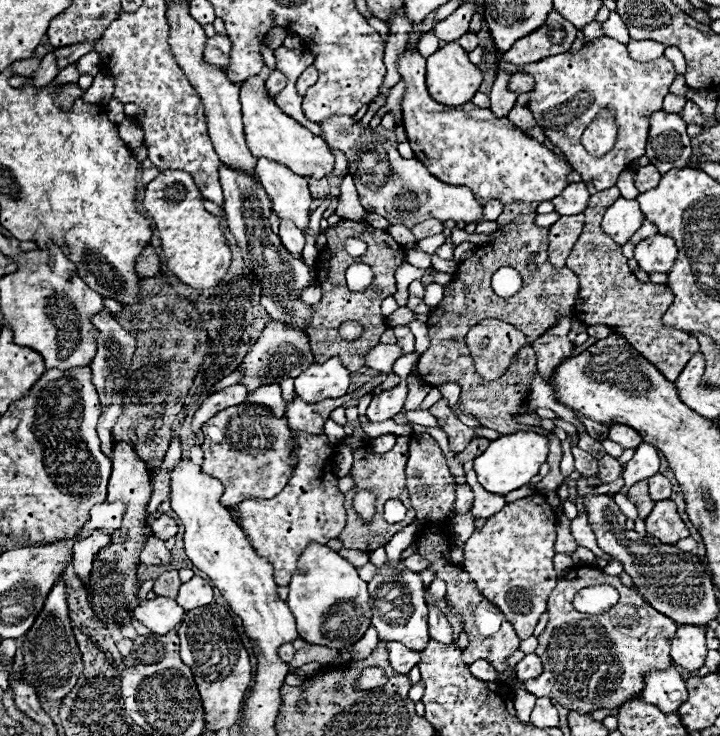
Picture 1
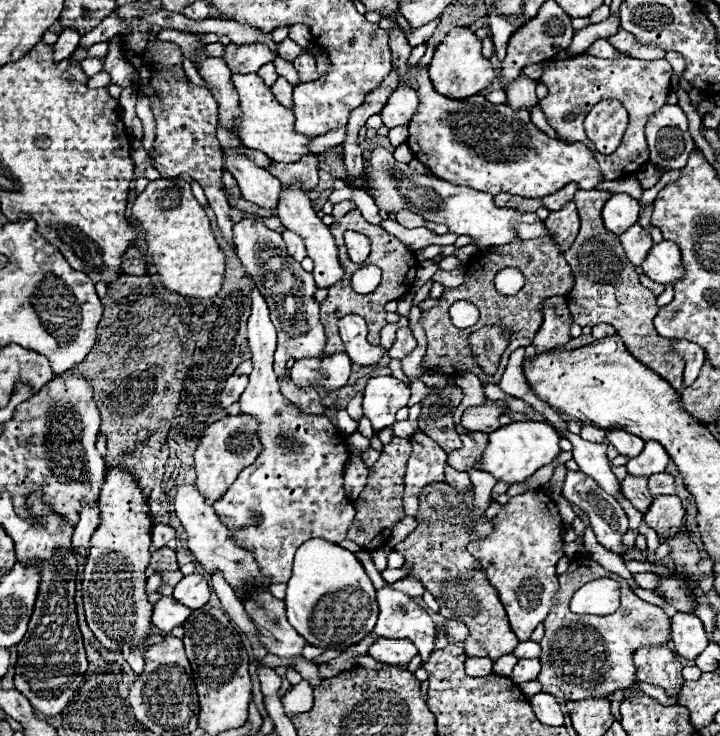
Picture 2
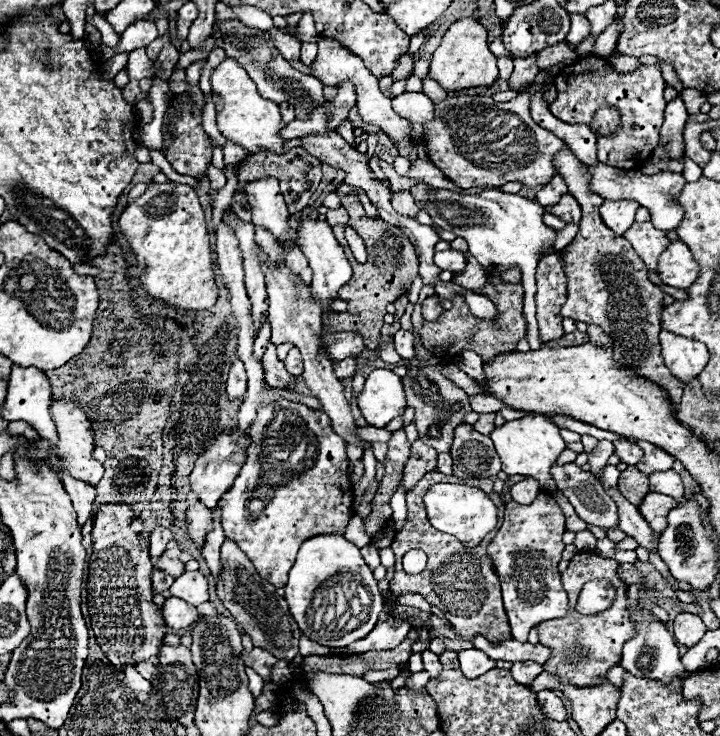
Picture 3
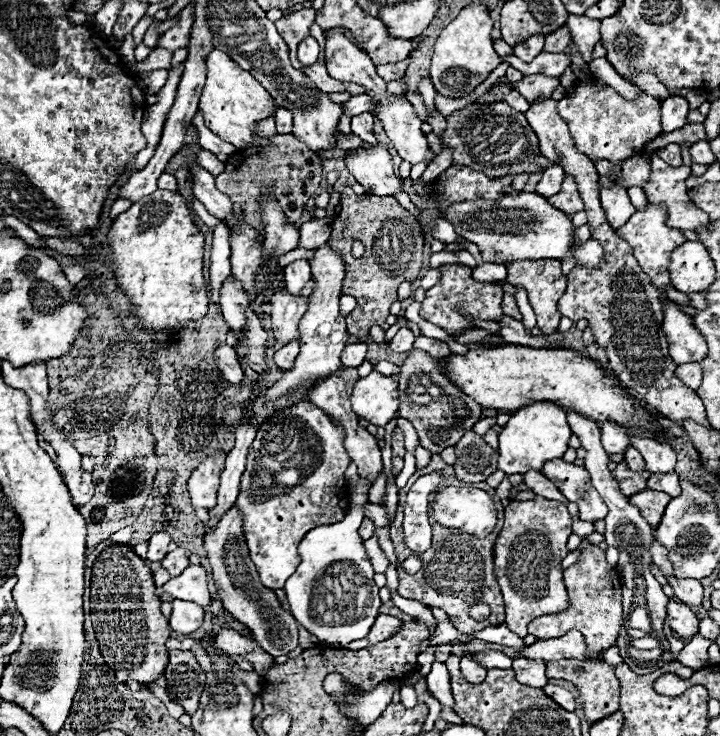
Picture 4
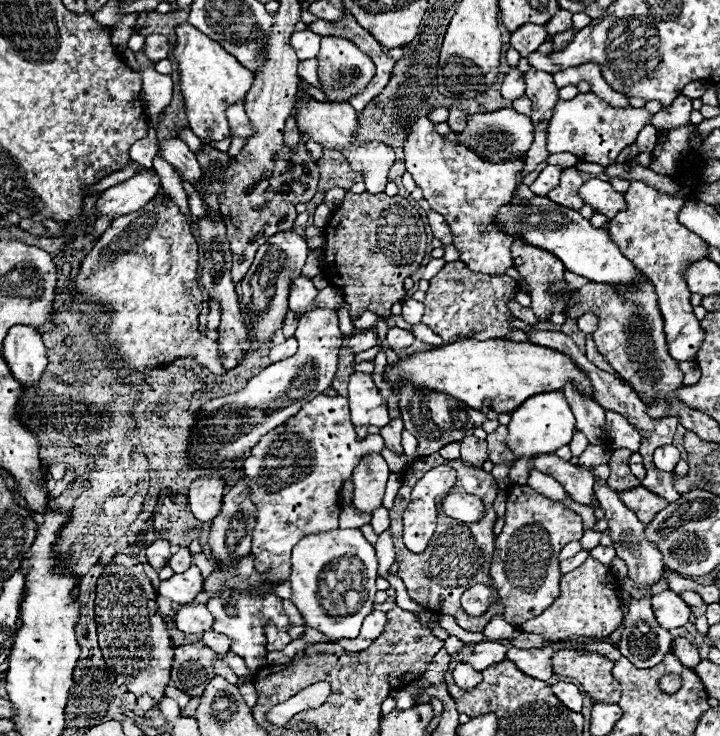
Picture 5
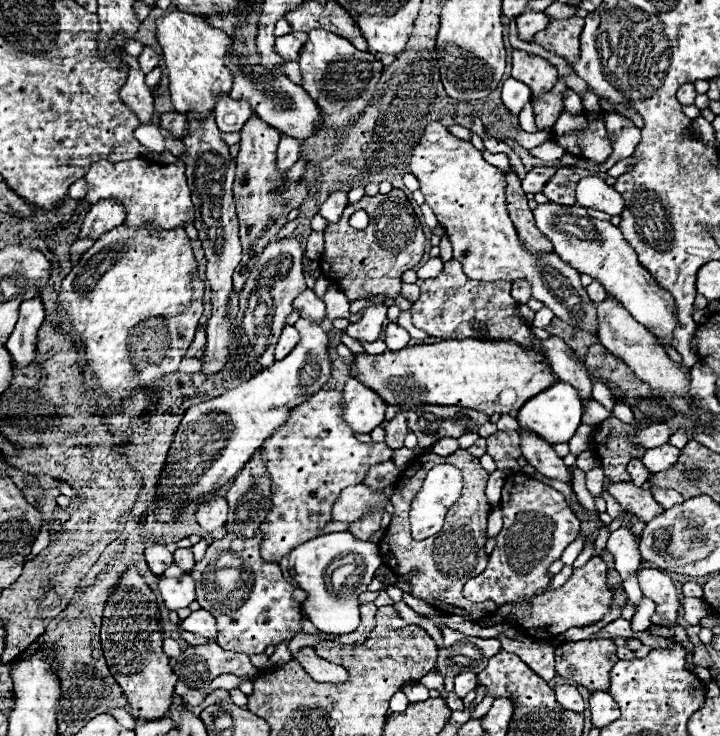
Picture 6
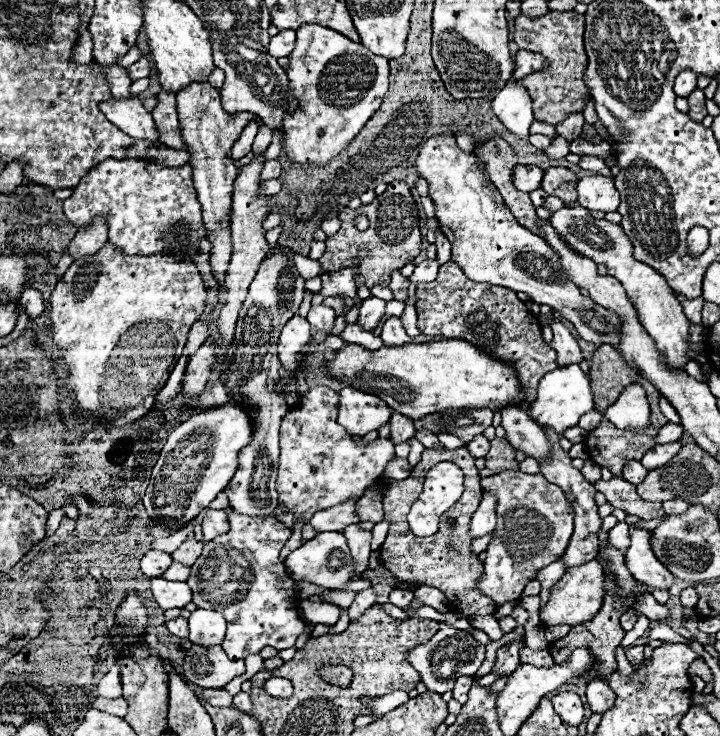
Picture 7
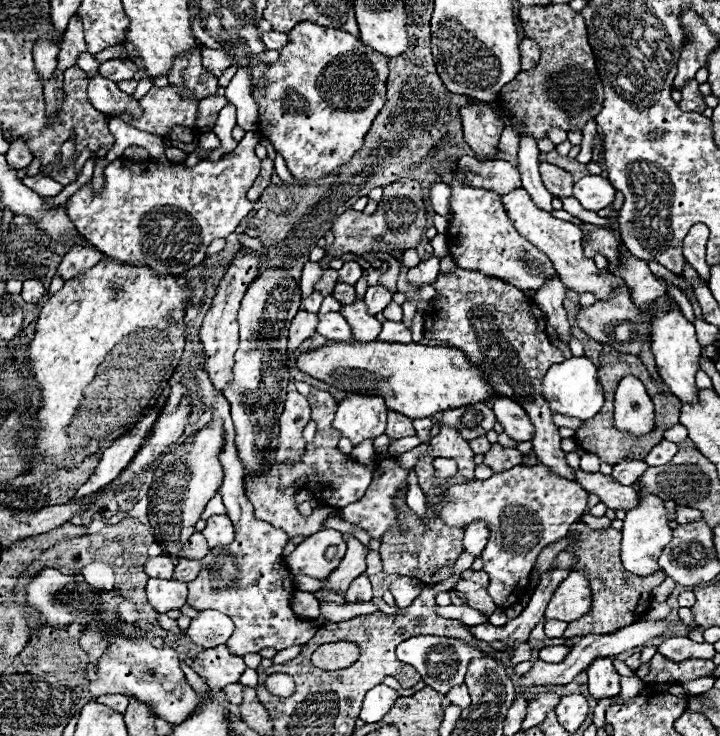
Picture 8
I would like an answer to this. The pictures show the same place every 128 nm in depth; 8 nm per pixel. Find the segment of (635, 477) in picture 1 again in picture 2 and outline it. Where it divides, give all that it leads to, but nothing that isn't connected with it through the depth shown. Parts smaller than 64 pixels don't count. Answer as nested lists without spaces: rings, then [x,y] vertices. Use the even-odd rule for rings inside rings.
[[[648,440],[642,454],[628,460],[626,468],[628,468],[628,474],[632,474],[632,476],[650,476],[650,474],[658,474],[658,472],[666,470],[668,462],[670,462],[670,456],[662,448],[662,444]],[[621,492],[618,494],[617,498],[619,499],[619,504],[628,516],[629,528],[637,531],[641,521],[643,520],[643,514],[636,510],[631,502],[627,500]]]

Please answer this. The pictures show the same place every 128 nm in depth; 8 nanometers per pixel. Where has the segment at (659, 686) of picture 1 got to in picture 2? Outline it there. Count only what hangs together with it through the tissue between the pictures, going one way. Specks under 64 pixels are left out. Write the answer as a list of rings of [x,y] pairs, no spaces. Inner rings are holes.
[[[668,644],[644,646],[634,650],[634,666],[636,678],[646,684],[658,684],[668,694],[680,692],[684,678],[682,678],[682,664],[678,656],[668,648]]]

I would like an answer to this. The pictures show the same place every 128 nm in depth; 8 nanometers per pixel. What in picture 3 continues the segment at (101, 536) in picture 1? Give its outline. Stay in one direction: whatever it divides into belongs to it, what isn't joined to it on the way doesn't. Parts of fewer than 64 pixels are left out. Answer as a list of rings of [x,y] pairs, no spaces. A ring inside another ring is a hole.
[[[60,466],[58,468],[58,474],[62,478],[62,484],[66,488],[66,492],[70,494],[72,498],[72,504],[74,504],[74,510],[78,514],[78,524],[84,526],[88,520],[90,520],[90,510],[92,510],[92,502],[96,498],[96,490],[92,484],[86,484],[82,480],[76,480],[72,476],[66,474],[66,470]]]

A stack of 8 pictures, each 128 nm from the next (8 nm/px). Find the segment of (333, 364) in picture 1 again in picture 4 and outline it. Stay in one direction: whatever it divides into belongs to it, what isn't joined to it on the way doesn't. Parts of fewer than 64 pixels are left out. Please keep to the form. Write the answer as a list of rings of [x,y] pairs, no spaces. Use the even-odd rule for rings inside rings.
[[[288,342],[274,354],[274,364],[278,368],[286,368],[290,366],[290,362],[294,362],[296,356],[298,356],[298,342]],[[356,342],[356,344],[348,344],[344,350],[342,350],[342,366],[344,368],[356,368],[364,362],[366,358],[366,350],[368,350],[368,344],[366,342]]]

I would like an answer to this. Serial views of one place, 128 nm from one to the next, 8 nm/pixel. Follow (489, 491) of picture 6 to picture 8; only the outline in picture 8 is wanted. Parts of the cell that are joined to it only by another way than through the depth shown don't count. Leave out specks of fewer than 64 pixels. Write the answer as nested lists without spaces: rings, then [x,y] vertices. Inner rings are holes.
[[[474,522],[466,528],[466,536],[464,536],[464,550],[474,554],[476,558],[482,554],[484,546],[488,542],[488,530],[486,524],[482,522]]]

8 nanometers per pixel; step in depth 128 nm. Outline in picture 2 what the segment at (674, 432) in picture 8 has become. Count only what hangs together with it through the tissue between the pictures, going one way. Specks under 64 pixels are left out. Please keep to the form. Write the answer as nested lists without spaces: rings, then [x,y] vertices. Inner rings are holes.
[[[568,434],[566,438],[574,444],[572,454],[580,466],[580,472],[594,478],[606,494],[616,498],[620,494],[620,482],[616,480],[616,476],[610,470],[610,460],[606,456],[608,444],[606,442],[600,442],[600,444],[586,442],[578,434]]]

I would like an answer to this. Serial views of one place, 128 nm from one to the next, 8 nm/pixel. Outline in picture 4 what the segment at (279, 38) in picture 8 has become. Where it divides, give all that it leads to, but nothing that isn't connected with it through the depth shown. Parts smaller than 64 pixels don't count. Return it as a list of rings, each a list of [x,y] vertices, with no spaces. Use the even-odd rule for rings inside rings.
[[[306,36],[298,44],[298,60],[302,64],[314,64],[318,60],[318,54],[320,54],[320,44],[314,36]]]

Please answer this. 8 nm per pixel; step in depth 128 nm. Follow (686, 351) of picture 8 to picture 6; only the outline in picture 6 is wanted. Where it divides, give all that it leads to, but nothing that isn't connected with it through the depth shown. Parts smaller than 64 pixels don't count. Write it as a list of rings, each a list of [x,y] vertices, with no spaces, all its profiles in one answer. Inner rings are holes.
[[[538,204],[534,210],[536,226],[552,240],[556,254],[574,266],[580,274],[588,274],[604,284],[604,288],[616,296],[626,310],[646,326],[656,338],[662,340],[664,348],[672,348],[672,334],[678,326],[676,302],[670,292],[658,286],[654,276],[636,260],[634,248],[624,240],[618,226],[592,218],[582,206],[560,206],[560,204]]]

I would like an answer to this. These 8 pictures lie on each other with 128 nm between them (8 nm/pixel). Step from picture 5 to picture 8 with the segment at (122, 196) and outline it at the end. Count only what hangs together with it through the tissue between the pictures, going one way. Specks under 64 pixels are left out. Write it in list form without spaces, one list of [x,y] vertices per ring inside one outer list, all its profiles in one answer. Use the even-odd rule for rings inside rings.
[[[72,246],[68,254],[62,258],[58,266],[60,278],[66,282],[70,278],[76,278],[78,274],[84,274],[92,266],[96,266],[102,260],[102,252],[96,248],[84,248],[84,246]]]

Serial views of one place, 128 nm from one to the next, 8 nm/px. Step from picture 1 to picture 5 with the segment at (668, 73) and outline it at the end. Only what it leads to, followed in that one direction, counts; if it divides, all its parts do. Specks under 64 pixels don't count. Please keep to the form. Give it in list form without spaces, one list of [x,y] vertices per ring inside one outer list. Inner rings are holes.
[[[592,92],[578,94],[574,100],[568,102],[560,100],[548,124],[548,152],[550,154],[570,152],[578,156],[578,160],[610,166],[614,164],[616,156],[636,140],[642,126],[650,122],[650,116],[652,114],[646,112],[644,108],[630,106],[626,110],[616,110],[602,102],[598,96],[594,96]]]

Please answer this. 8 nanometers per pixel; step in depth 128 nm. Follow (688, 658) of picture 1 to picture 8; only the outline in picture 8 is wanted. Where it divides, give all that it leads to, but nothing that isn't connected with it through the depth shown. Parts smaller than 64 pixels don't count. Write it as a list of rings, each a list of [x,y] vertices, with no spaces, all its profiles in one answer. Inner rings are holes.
[[[634,482],[634,490],[638,494],[638,504],[626,512],[624,528],[622,528],[622,562],[624,568],[632,574],[652,574],[654,570],[660,570],[658,556],[662,554],[662,546],[670,544],[672,540],[672,528],[670,518],[664,506],[664,500],[660,500],[654,494],[646,494],[638,482]]]

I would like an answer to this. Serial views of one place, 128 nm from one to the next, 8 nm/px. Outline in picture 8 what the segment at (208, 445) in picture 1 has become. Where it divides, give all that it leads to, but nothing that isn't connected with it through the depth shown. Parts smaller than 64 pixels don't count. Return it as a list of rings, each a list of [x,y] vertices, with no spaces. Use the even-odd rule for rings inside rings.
[[[212,516],[206,520],[206,528],[202,530],[202,534],[206,536],[210,548],[228,546],[234,540],[234,524],[228,516]]]

